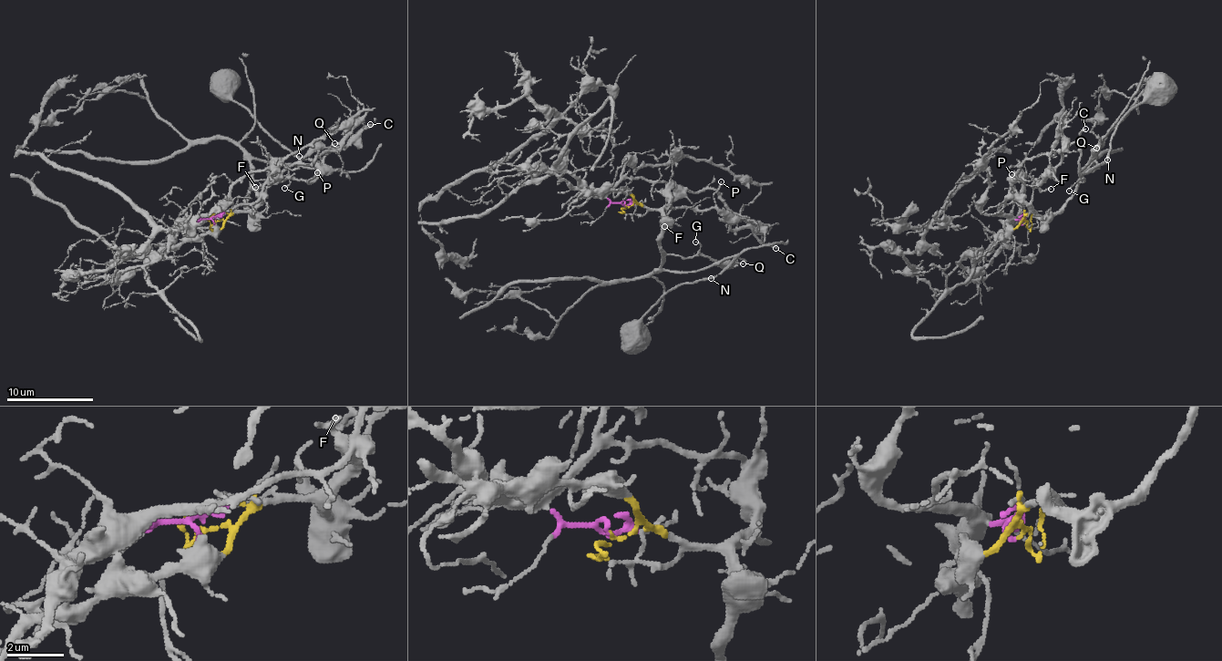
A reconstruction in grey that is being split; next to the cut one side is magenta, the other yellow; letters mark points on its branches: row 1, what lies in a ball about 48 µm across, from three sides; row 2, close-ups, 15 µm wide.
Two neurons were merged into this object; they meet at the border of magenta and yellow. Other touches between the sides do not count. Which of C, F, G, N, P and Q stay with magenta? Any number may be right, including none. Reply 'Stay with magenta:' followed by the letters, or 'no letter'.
Stay with magenta: no letter

